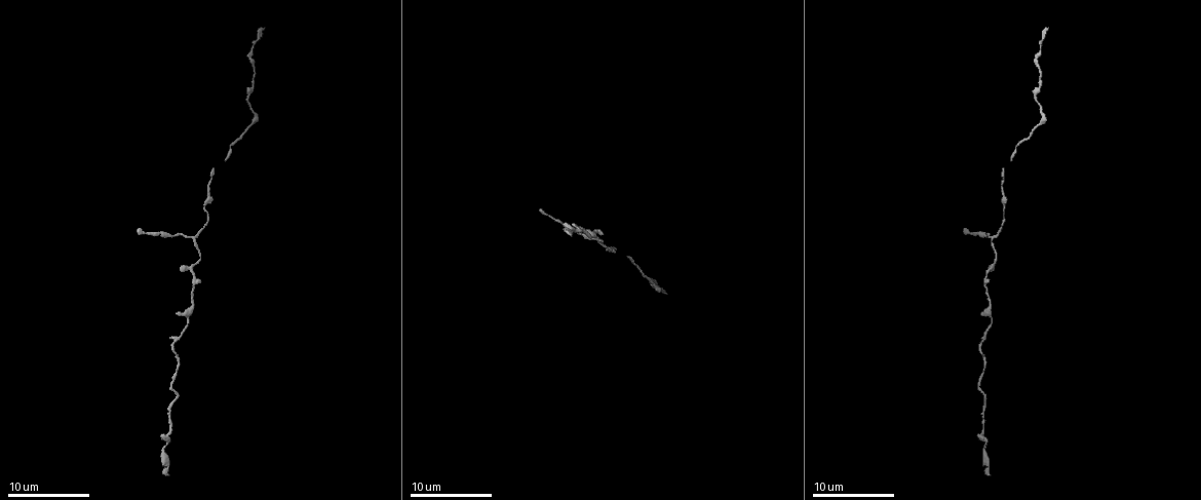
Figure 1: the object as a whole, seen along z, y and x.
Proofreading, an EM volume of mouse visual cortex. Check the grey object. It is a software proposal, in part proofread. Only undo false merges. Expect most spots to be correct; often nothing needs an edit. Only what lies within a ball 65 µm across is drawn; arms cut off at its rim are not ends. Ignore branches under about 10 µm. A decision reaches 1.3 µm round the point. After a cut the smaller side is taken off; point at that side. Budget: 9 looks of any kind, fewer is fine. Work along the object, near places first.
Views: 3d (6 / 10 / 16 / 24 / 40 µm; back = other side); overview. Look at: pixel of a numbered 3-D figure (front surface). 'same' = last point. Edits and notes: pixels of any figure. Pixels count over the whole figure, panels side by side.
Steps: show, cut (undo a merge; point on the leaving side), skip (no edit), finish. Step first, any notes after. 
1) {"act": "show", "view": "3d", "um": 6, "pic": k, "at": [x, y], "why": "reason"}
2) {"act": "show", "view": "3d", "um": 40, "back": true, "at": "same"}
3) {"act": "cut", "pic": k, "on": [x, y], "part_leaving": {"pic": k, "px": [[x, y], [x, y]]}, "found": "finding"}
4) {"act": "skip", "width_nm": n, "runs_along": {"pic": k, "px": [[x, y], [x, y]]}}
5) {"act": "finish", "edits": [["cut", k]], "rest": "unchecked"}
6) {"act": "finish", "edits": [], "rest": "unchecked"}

{"act": "show", "view": "3d", "um": 16, "pic": 1, "at": [991, 316], "why": "thick turns thin"}

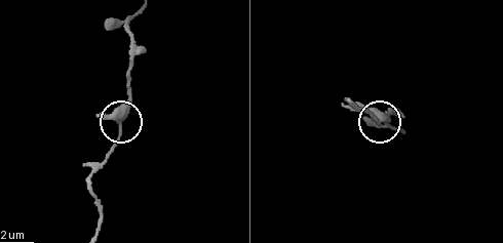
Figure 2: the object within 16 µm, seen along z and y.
{"act": "skip", "runs_along": {"pic": 2, "px": [[139, 12], [130, 25], [130, 74], [122, 132], [105, 164]]}, "found": "one neuron here"}

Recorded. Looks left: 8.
{"act": "show", "view": "3d", "um": 10, "pic": 1, "at": [208, 190], "why": "sudden change in width"}

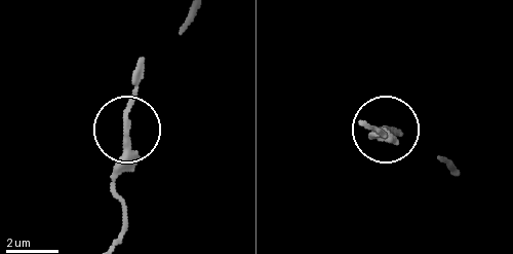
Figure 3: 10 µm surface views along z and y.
{"act": "skip", "runs_along": {"pic": 3, "px": [[115, 239], [121, 225], [115, 166], [128, 125], [134, 68]]}, "found": "one neuron here"}

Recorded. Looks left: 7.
{"act": "show", "view": "3d", "um": 10, "pic": 1, "at": [993, 239], "why": "branch point"}

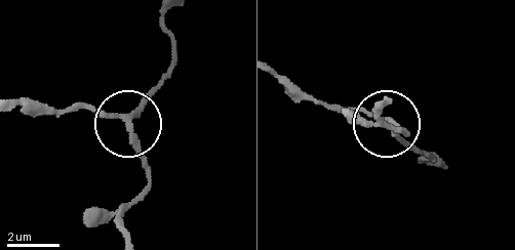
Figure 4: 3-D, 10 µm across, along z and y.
{"act": "skip", "arms": 3, "found": "all the same neuron"}

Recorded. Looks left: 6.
{"act": "show", "view": "3d", "um": 16, "pic": 1, "at": [984, 426], "why": "sudden change in width"}

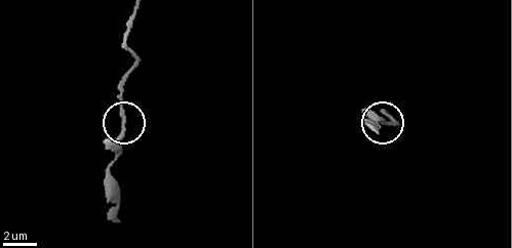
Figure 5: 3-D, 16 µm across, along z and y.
{"act": "skip", "runs_along": {"pic": 5, "px": [[136, 13], [110, 173]]}, "found": "continuous, no second neuron"}

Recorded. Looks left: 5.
{"act": "finish", "edits": [], "rest": "unchecked"}

